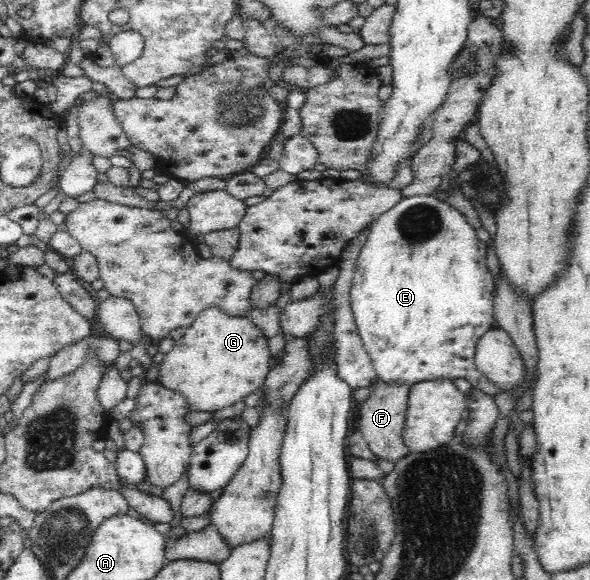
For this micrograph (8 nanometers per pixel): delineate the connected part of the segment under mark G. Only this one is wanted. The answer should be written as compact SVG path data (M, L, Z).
M207 307L202 313L199 313L199 316L191 323L191 326L187 327L183 337L174 343L173 350L165 354L165 358L158 366L157 383L159 383L159 385L182 394L183 397L187 398L187 403L191 406L191 410L216 412L217 410L221 410L221 408L235 404L235 402L239 402L240 400L243 401L244 398L252 392L255 393L257 388L265 383L265 378L267 378L267 374L272 366L272 357L271 352L269 351L268 337L261 329L259 329L259 326L255 325L255 322L251 321L251 318L248 315L231 315L225 313L225 311L219 309L219 307Z

